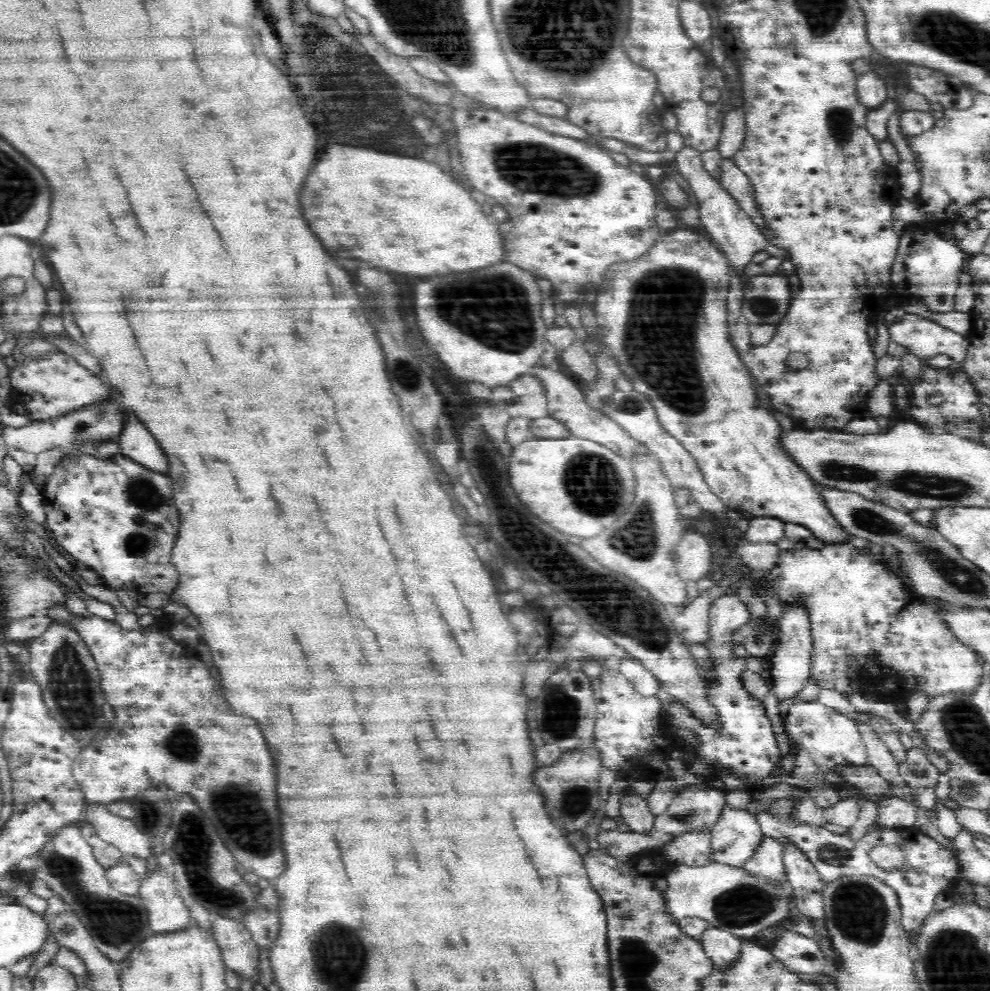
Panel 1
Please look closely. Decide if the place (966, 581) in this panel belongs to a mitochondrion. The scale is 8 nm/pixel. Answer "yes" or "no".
yes

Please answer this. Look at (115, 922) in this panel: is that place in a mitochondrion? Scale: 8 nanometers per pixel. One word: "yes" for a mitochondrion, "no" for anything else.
yes

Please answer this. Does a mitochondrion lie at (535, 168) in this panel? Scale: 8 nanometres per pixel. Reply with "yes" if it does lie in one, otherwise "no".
yes

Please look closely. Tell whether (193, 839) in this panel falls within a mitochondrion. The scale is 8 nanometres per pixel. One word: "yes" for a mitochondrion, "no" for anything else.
yes

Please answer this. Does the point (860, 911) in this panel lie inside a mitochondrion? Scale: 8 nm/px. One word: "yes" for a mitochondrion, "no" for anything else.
yes

